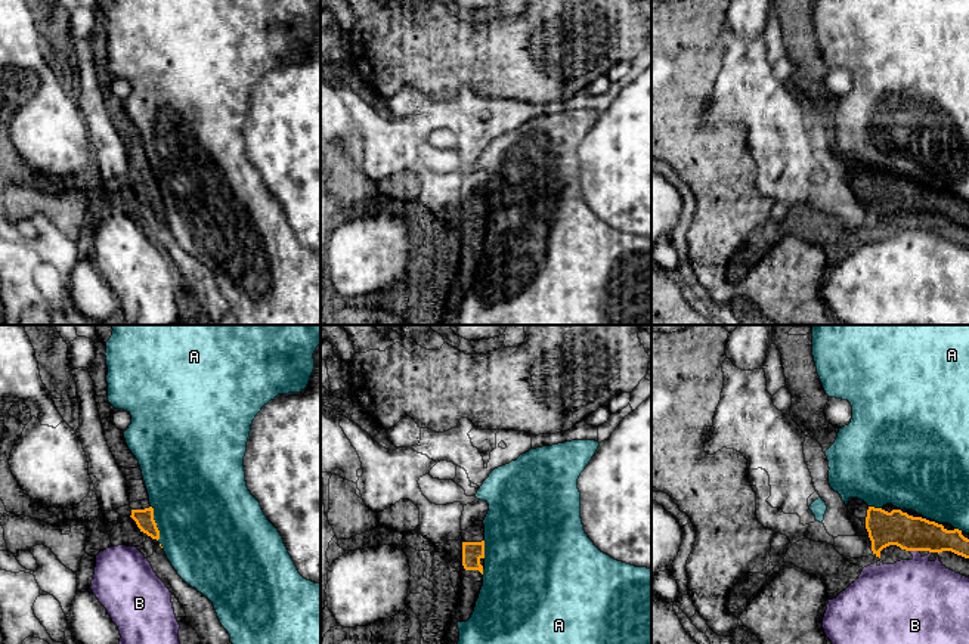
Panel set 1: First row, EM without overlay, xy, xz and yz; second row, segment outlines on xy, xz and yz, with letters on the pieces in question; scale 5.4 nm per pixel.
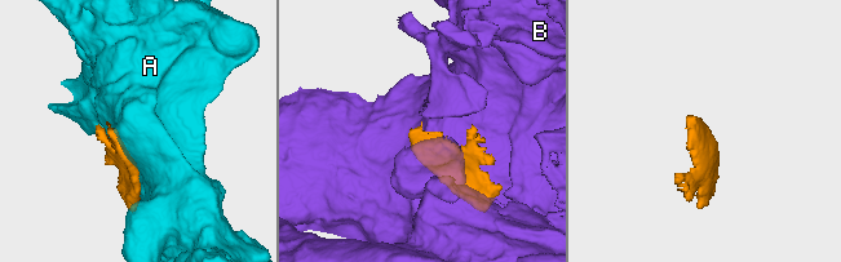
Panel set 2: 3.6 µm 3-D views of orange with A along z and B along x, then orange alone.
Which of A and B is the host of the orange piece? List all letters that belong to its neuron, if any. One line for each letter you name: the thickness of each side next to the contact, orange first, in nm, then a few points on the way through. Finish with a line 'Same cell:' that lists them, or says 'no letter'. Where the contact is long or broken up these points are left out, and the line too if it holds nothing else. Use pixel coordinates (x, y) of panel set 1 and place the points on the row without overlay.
Same cell: no letter

